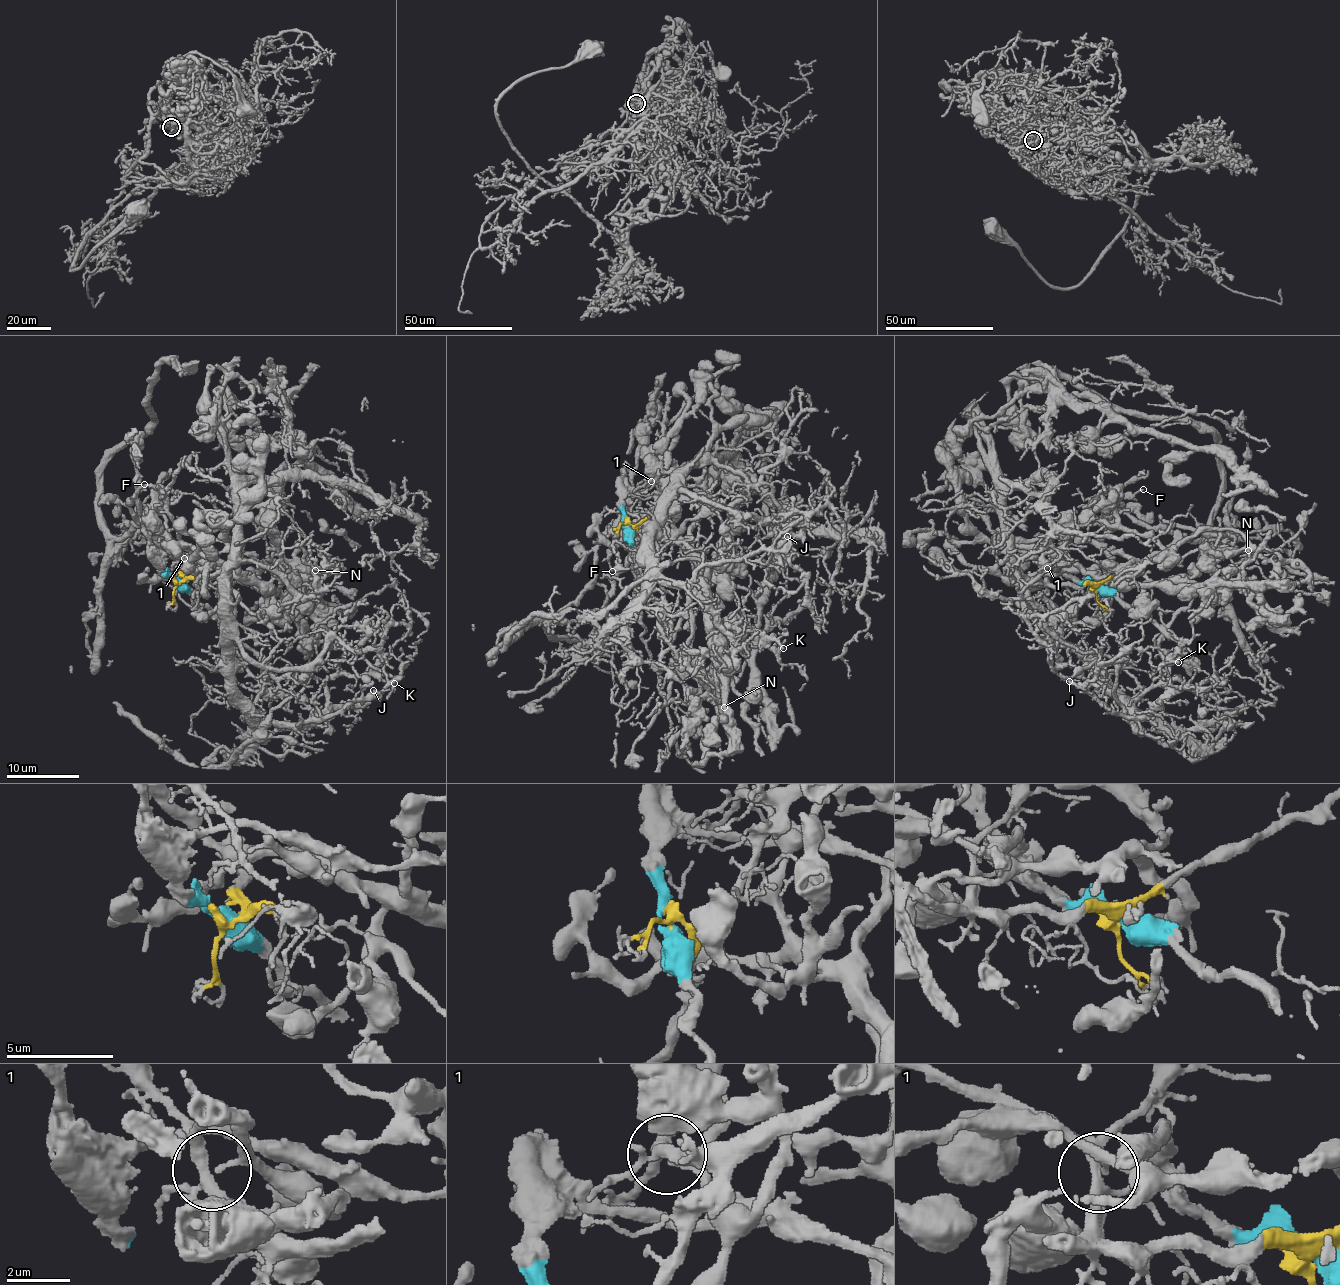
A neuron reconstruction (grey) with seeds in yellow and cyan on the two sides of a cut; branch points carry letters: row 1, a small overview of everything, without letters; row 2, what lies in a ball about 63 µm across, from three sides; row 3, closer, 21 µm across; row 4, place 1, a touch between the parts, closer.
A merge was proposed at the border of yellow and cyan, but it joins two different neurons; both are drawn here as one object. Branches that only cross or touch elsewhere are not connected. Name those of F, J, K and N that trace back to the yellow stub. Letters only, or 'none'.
F, J, K

